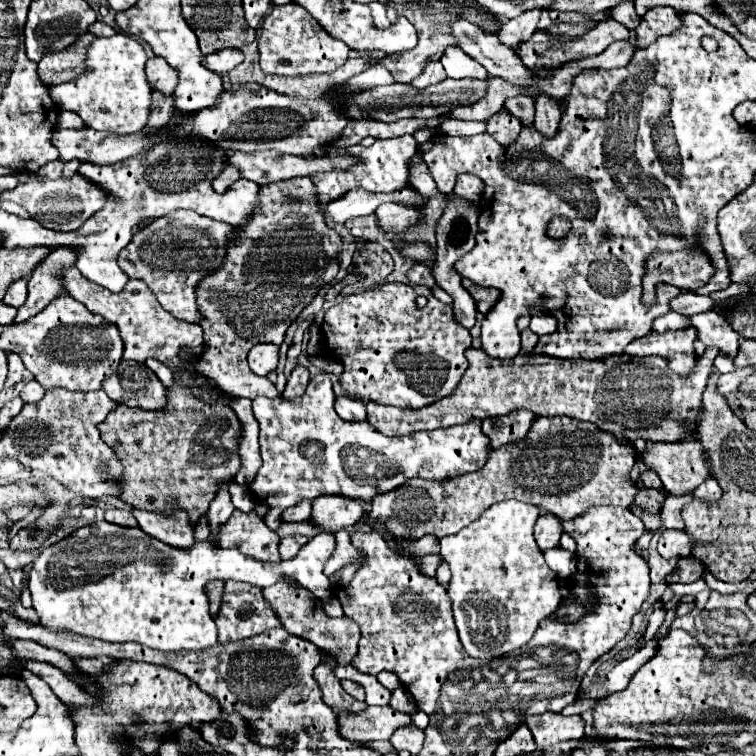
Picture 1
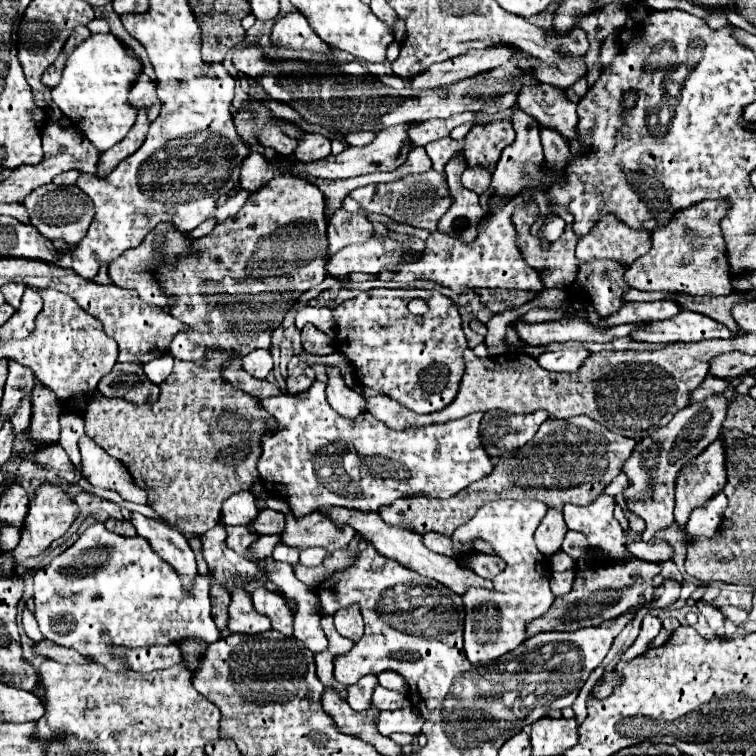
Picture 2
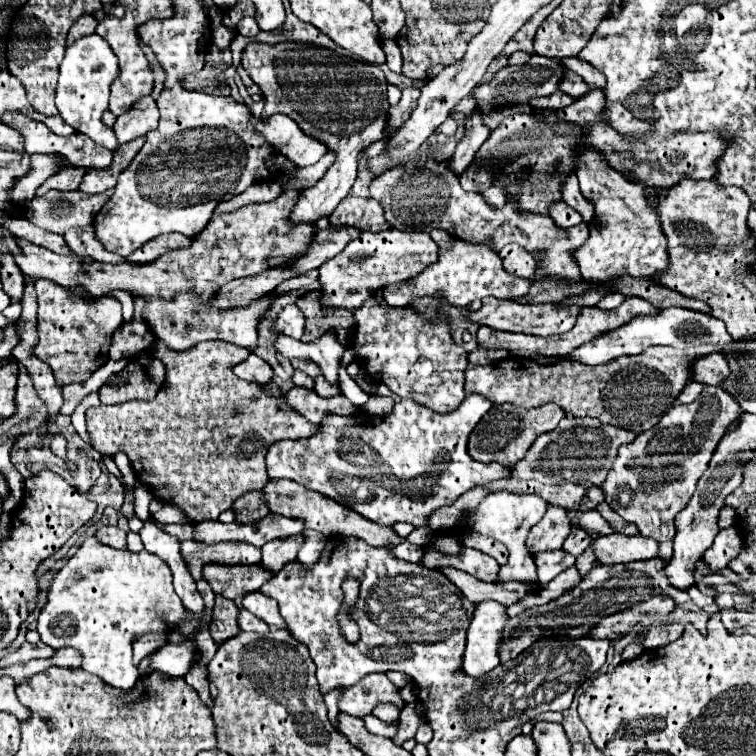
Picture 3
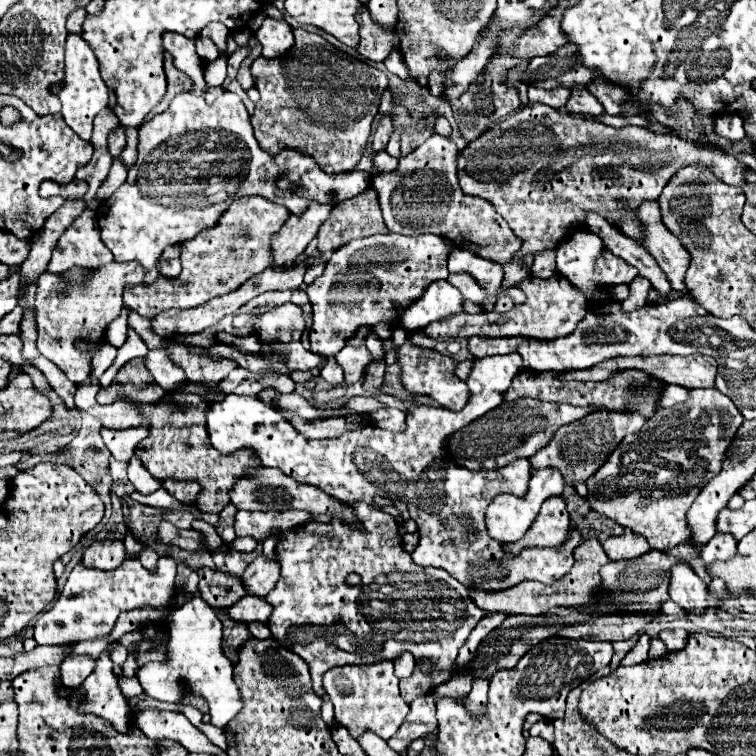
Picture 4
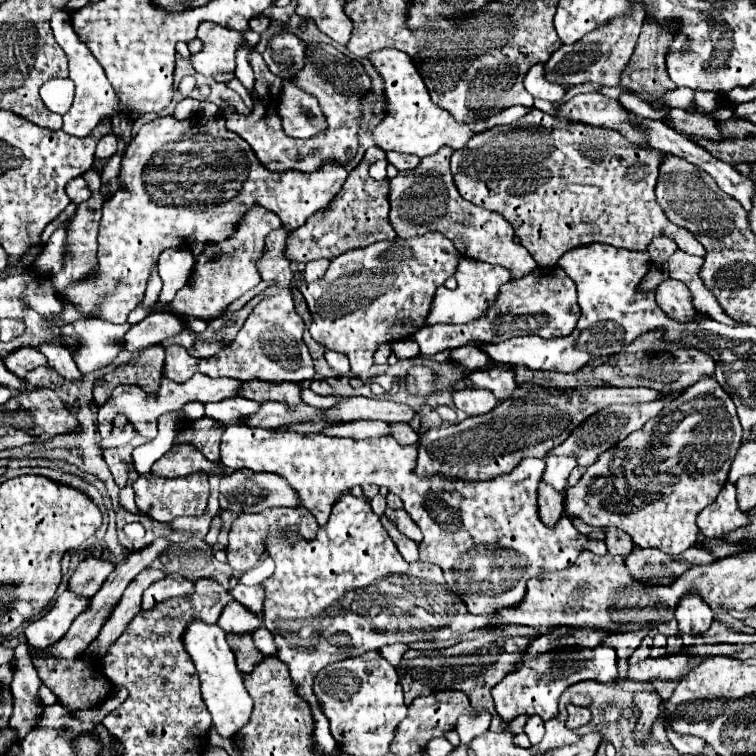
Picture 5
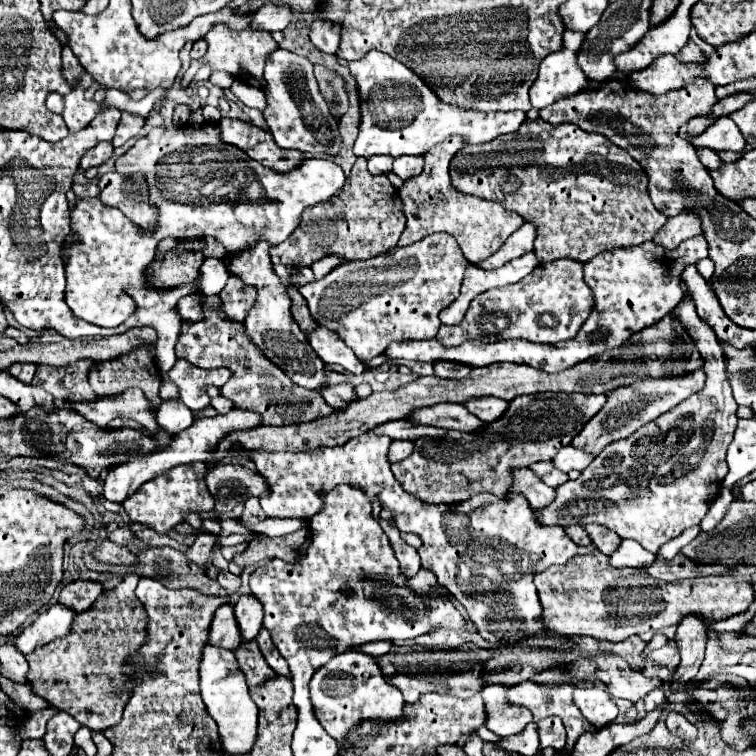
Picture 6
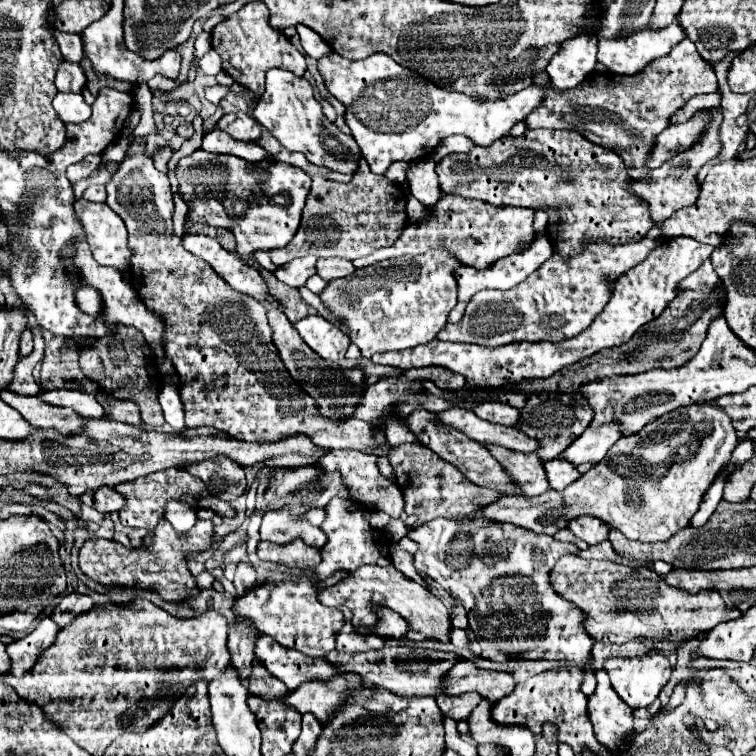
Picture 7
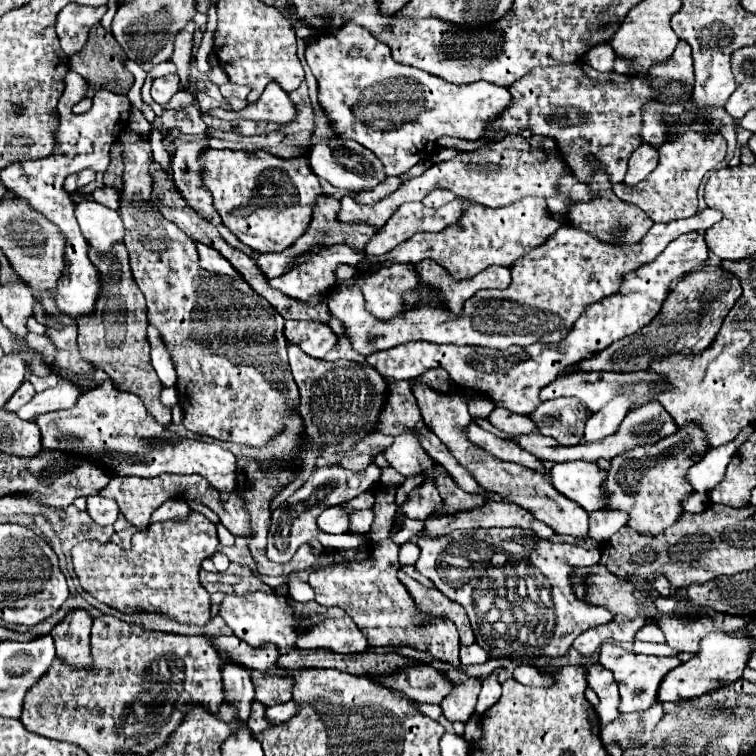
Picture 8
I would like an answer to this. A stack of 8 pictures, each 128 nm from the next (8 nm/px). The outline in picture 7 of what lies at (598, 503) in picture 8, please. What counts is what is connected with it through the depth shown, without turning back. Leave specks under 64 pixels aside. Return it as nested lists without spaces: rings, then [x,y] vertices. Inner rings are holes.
[[[560,458],[544,462],[544,468],[546,468],[546,476],[550,487],[558,491],[564,490],[574,480],[578,480],[578,476],[582,476],[576,470],[574,464],[570,464],[568,460],[560,460]]]

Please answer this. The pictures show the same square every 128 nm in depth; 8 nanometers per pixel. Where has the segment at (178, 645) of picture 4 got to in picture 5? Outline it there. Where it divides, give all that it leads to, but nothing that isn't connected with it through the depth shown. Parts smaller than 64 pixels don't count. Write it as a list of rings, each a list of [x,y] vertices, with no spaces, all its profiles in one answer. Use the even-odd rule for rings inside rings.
[[[192,622],[184,634],[184,646],[188,654],[192,656],[192,662],[196,666],[196,672],[200,676],[200,688],[202,698],[212,714],[214,728],[222,738],[234,738],[238,730],[246,726],[246,720],[250,720],[252,712],[252,700],[244,688],[244,674],[236,668],[234,652],[230,650],[226,642],[226,634],[216,624],[202,624]]]

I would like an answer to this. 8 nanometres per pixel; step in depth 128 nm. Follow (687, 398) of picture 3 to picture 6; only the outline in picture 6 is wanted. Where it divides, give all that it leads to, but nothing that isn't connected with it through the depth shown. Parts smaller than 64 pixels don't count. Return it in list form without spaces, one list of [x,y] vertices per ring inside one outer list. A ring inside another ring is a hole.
[[[552,392],[548,400],[540,400],[536,394],[518,396],[510,402],[504,418],[486,424],[482,434],[448,430],[448,436],[442,440],[416,440],[414,452],[394,464],[394,478],[402,484],[404,492],[418,496],[424,504],[460,504],[482,492],[504,496],[512,486],[512,468],[552,460],[562,446],[572,442],[604,402],[606,394]]]

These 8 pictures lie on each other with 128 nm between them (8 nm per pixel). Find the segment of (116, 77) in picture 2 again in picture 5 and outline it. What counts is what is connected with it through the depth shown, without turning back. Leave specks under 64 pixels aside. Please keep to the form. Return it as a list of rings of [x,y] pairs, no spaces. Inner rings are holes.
[[[56,12],[52,18],[50,18],[50,28],[54,32],[54,38],[56,42],[62,46],[62,50],[66,52],[68,56],[68,62],[70,62],[70,80],[76,84],[76,96],[74,96],[74,104],[72,108],[64,114],[64,132],[70,134],[70,136],[78,136],[78,138],[84,138],[88,136],[94,126],[106,118],[106,116],[114,116],[114,114],[124,114],[131,120],[138,119],[139,114],[129,108],[125,108],[120,104],[118,96],[114,94],[106,74],[102,72],[102,66],[98,66],[96,58],[90,54],[90,50],[78,40],[72,24],[70,24],[70,14],[68,12]]]

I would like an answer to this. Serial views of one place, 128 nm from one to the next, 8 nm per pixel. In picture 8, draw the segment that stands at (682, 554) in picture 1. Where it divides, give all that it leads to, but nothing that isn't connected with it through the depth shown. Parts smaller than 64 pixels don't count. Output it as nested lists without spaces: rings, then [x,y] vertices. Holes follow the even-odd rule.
[[[414,384],[412,392],[416,396],[416,402],[420,406],[420,412],[422,412],[426,426],[448,446],[452,456],[476,478],[476,482],[484,490],[496,492],[504,500],[514,502],[514,504],[530,510],[534,514],[534,518],[546,522],[558,534],[570,534],[574,538],[586,538],[588,536],[588,512],[584,508],[580,508],[576,502],[562,496],[550,484],[550,480],[546,480],[546,476],[542,472],[530,472],[530,468],[522,468],[520,464],[502,462],[496,456],[490,456],[486,450],[472,444],[470,440],[466,440],[464,428],[470,424],[472,416],[468,414],[466,400],[456,390],[438,392],[438,390],[434,390],[426,384]]]

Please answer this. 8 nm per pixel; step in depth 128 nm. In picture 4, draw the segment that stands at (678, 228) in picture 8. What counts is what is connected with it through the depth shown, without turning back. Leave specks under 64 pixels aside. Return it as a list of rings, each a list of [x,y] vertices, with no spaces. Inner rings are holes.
[[[562,274],[552,278],[528,276],[516,284],[524,290],[526,300],[516,304],[510,312],[486,312],[486,314],[458,314],[452,318],[438,320],[428,324],[422,334],[434,340],[450,340],[450,338],[470,338],[470,336],[488,336],[488,338],[510,338],[510,336],[526,336],[536,340],[554,340],[560,336],[568,336],[574,332],[576,324],[588,310],[586,298],[578,288],[574,288]]]

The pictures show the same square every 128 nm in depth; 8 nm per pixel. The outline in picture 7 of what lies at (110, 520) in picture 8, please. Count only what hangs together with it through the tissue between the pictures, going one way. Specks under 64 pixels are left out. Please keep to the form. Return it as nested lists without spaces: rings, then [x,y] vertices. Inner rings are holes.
[[[100,488],[94,492],[94,510],[98,510],[100,514],[118,512],[124,504],[124,496],[120,496],[114,488]]]

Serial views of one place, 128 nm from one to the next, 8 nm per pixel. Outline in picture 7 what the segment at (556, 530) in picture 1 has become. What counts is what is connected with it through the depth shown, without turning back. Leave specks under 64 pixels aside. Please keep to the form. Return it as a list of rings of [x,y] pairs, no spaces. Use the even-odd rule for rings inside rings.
[[[486,446],[486,448],[514,478],[514,482],[520,486],[524,496],[538,496],[550,488],[544,472],[544,464],[542,460],[538,460],[538,456],[514,452],[502,446]]]

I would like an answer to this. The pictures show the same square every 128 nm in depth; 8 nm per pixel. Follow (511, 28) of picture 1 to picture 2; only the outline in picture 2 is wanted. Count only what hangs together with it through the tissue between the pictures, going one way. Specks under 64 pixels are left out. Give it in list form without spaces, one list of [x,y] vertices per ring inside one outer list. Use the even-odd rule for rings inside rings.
[[[494,46],[486,50],[470,50],[454,60],[446,60],[440,64],[432,64],[426,68],[426,72],[420,72],[414,76],[410,88],[420,92],[422,88],[436,88],[436,86],[446,86],[454,84],[454,80],[464,80],[468,76],[476,76],[478,72],[486,72],[490,68],[496,68],[510,60],[514,52],[510,48]]]

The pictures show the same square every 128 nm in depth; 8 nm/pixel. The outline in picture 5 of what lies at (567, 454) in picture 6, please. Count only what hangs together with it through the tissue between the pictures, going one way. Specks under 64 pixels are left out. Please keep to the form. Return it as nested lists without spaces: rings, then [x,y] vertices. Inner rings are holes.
[[[548,456],[546,458],[546,472],[544,472],[544,482],[554,486],[556,490],[564,490],[568,482],[568,474],[576,468],[574,456]]]

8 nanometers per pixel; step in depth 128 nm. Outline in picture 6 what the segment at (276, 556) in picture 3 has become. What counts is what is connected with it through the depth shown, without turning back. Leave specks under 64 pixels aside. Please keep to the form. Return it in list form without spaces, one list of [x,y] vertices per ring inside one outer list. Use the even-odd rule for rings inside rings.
[[[242,596],[234,606],[242,642],[252,642],[262,628],[262,604],[254,596]]]

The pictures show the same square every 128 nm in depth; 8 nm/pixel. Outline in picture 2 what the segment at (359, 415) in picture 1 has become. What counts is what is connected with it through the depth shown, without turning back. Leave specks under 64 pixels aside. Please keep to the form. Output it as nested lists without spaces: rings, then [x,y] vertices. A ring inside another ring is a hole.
[[[326,366],[326,376],[328,376],[328,388],[326,388],[328,402],[340,416],[356,418],[366,410],[366,398],[358,396],[354,390],[344,384],[340,368]]]

